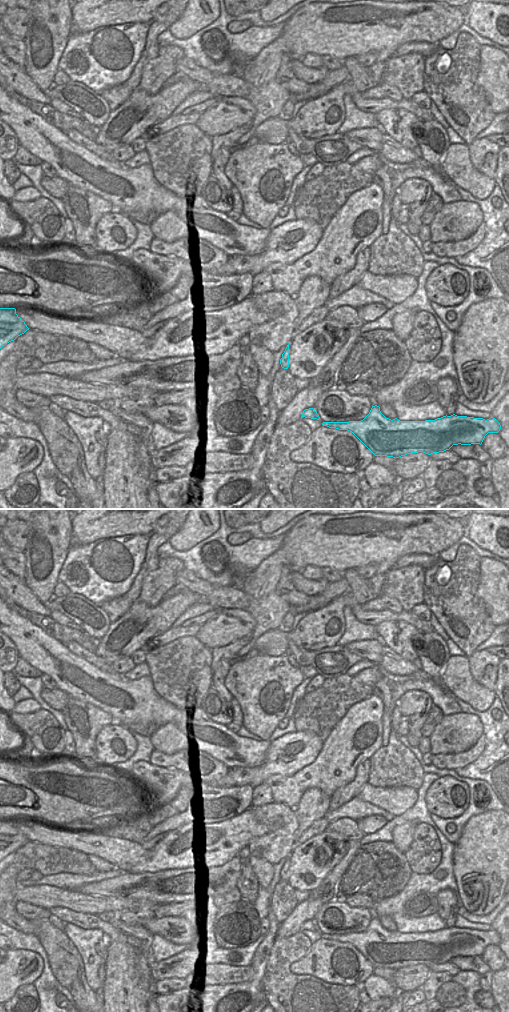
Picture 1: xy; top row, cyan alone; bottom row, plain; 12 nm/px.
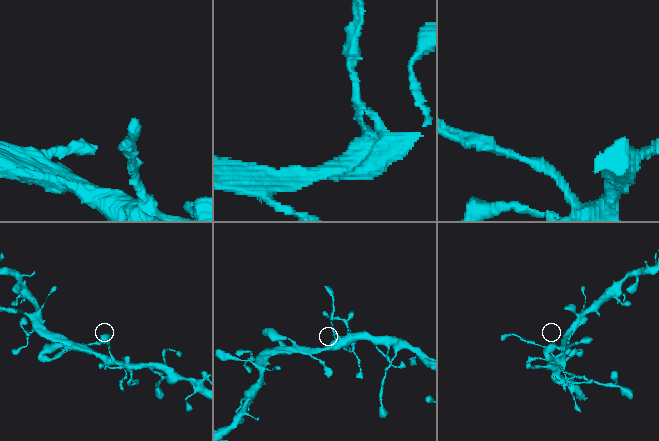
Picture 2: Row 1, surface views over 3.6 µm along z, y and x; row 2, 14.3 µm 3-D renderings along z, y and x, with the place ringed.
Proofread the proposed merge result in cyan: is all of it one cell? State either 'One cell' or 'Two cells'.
Two cells

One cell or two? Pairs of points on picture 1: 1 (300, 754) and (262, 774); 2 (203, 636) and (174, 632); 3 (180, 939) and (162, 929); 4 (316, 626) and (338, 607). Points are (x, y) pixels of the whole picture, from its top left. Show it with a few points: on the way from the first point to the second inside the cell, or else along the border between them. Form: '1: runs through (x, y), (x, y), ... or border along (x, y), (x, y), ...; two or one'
1: runs through (291, 762), (274, 764), (271, 767); one
2: border along (202, 625), (194, 635); two
3: runs through (176, 937), (166, 933); one
4: runs through (322, 620), (327, 615), (327, 611), (332, 610); one

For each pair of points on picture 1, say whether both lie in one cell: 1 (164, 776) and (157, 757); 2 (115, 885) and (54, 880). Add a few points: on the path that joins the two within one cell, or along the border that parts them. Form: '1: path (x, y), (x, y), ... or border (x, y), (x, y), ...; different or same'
1: border (149, 761), (161, 767), (176, 769), (183, 774); different
2: border (111, 877), (86, 883), (78, 890); different

